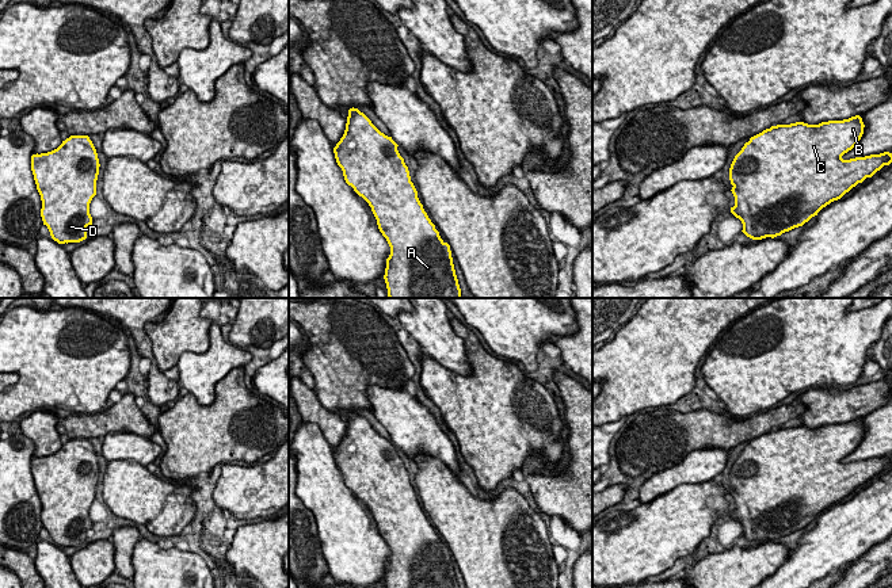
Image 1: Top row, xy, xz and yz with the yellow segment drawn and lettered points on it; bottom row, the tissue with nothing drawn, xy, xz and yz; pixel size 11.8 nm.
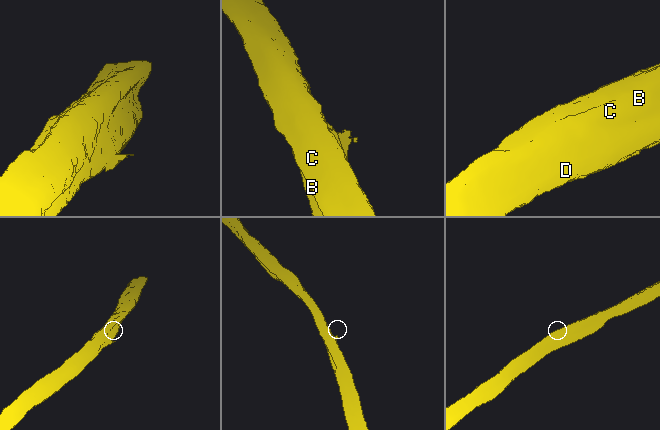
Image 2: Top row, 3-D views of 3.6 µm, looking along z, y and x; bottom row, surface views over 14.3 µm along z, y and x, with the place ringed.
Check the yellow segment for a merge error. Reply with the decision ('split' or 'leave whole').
leave whole

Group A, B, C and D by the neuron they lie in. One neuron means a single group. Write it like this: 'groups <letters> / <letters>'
groups A B C D

